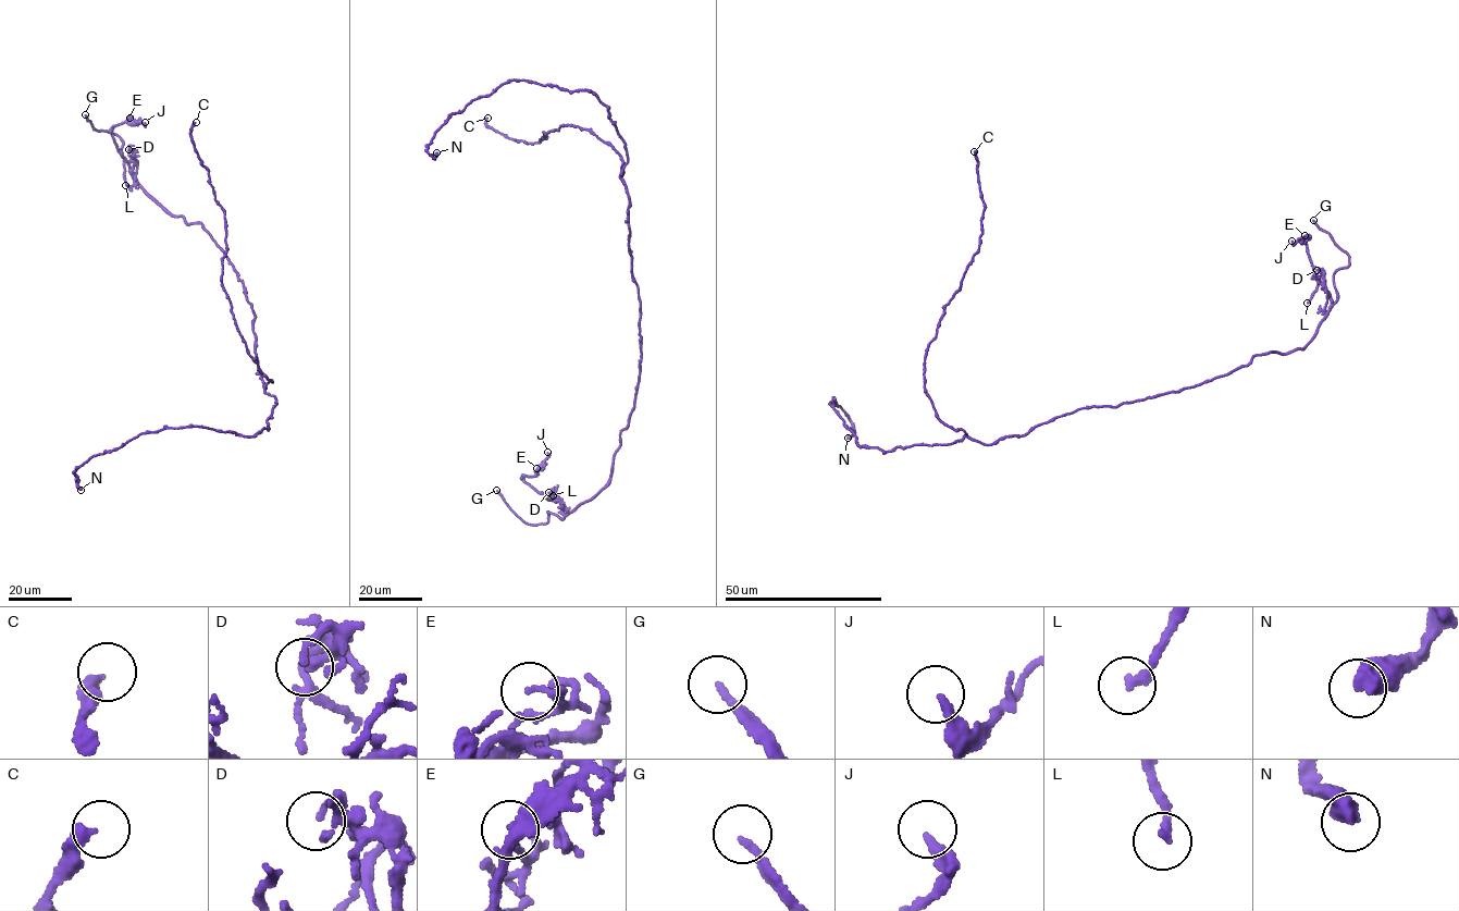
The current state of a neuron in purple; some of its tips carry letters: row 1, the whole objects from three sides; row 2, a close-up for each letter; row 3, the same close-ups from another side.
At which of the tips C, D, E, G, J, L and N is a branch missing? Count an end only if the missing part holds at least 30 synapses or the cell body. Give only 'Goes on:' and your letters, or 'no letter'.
Goes on: G

